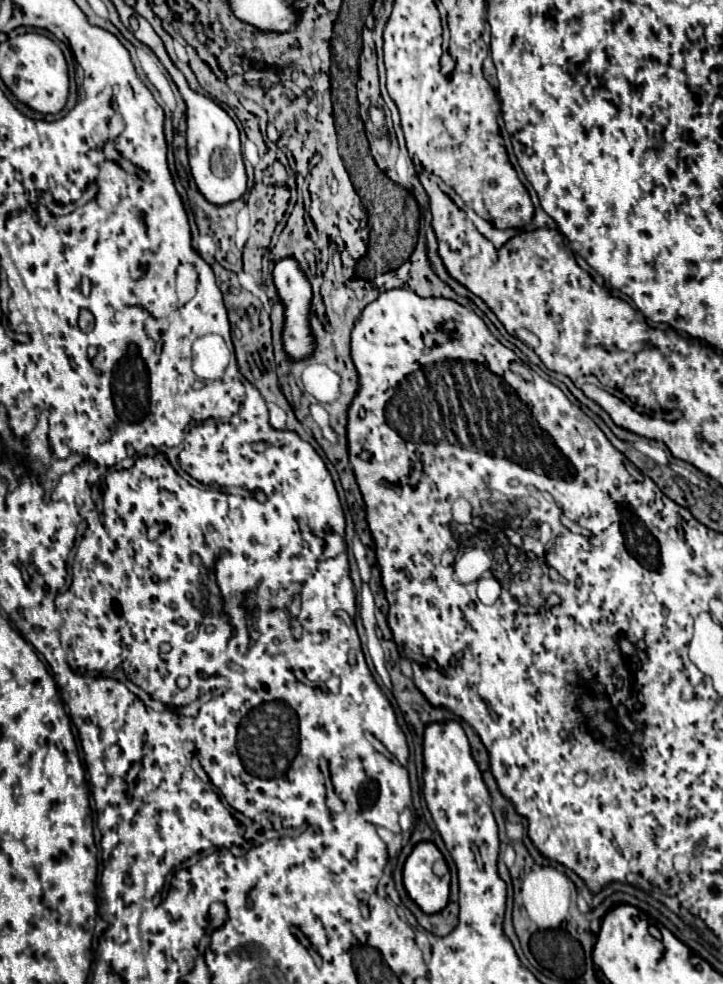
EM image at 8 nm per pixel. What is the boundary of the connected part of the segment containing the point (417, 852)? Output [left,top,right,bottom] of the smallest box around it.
[403,842,449,914]

